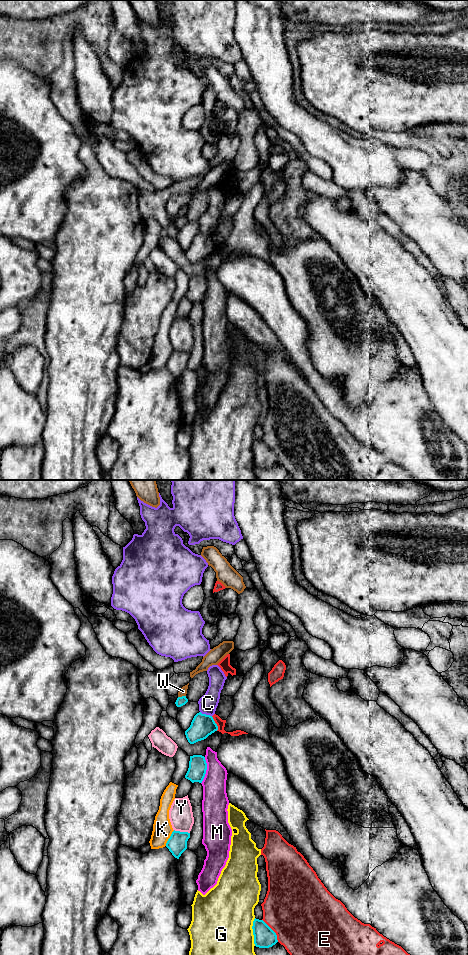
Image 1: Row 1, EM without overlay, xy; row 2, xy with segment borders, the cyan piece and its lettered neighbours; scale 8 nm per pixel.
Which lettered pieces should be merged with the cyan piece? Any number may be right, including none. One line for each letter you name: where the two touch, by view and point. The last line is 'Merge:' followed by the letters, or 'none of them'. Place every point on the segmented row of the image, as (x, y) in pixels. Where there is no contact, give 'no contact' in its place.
Merge: none of them

